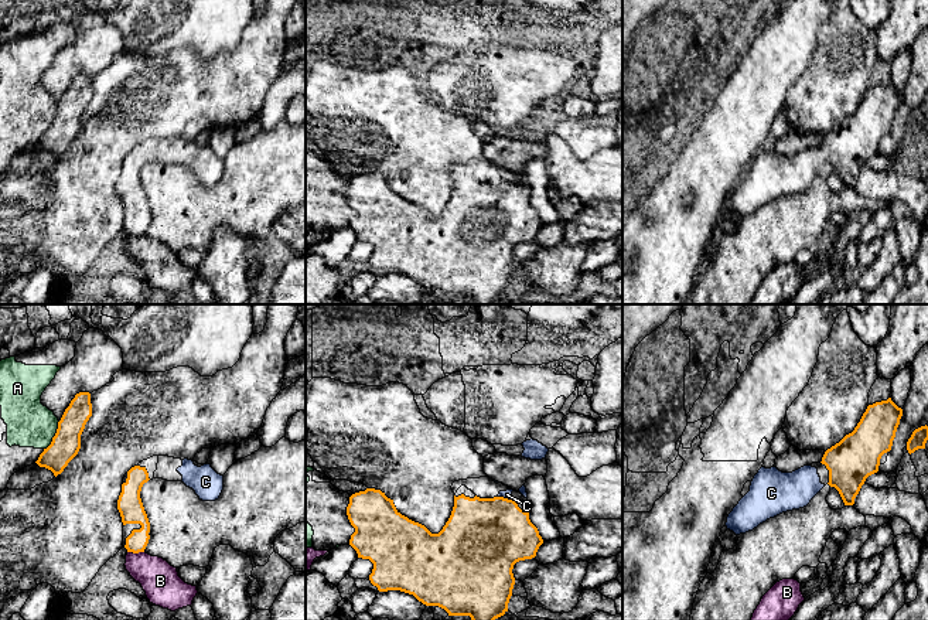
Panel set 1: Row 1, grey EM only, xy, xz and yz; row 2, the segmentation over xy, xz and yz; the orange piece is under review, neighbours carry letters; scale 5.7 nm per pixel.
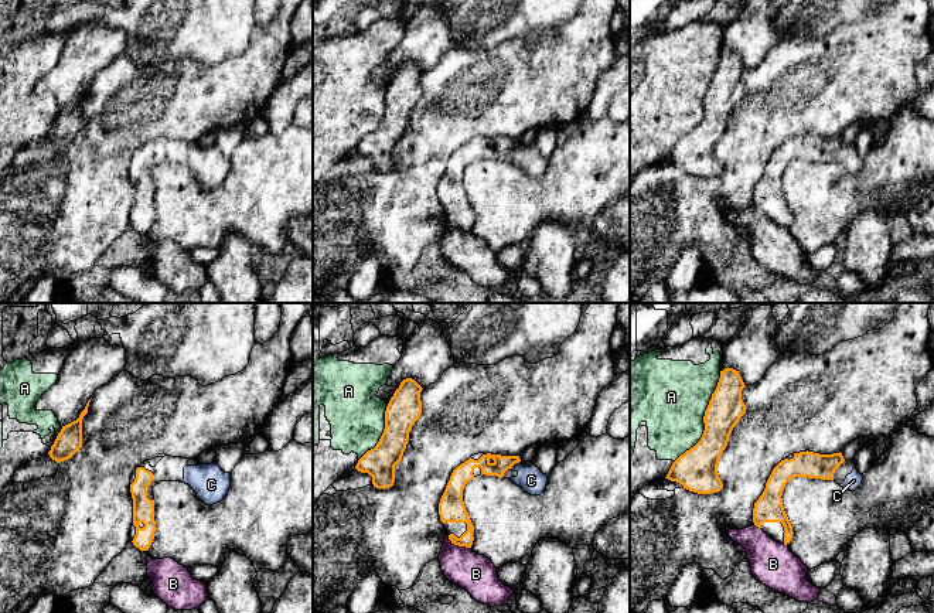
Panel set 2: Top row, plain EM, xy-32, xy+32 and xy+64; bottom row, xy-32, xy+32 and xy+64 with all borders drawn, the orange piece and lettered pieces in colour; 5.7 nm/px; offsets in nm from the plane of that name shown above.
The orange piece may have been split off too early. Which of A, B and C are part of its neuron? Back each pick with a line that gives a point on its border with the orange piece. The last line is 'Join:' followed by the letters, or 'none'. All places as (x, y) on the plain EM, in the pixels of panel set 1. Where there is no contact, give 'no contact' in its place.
C: meets orange in xz at (505, 181)
Join: C

